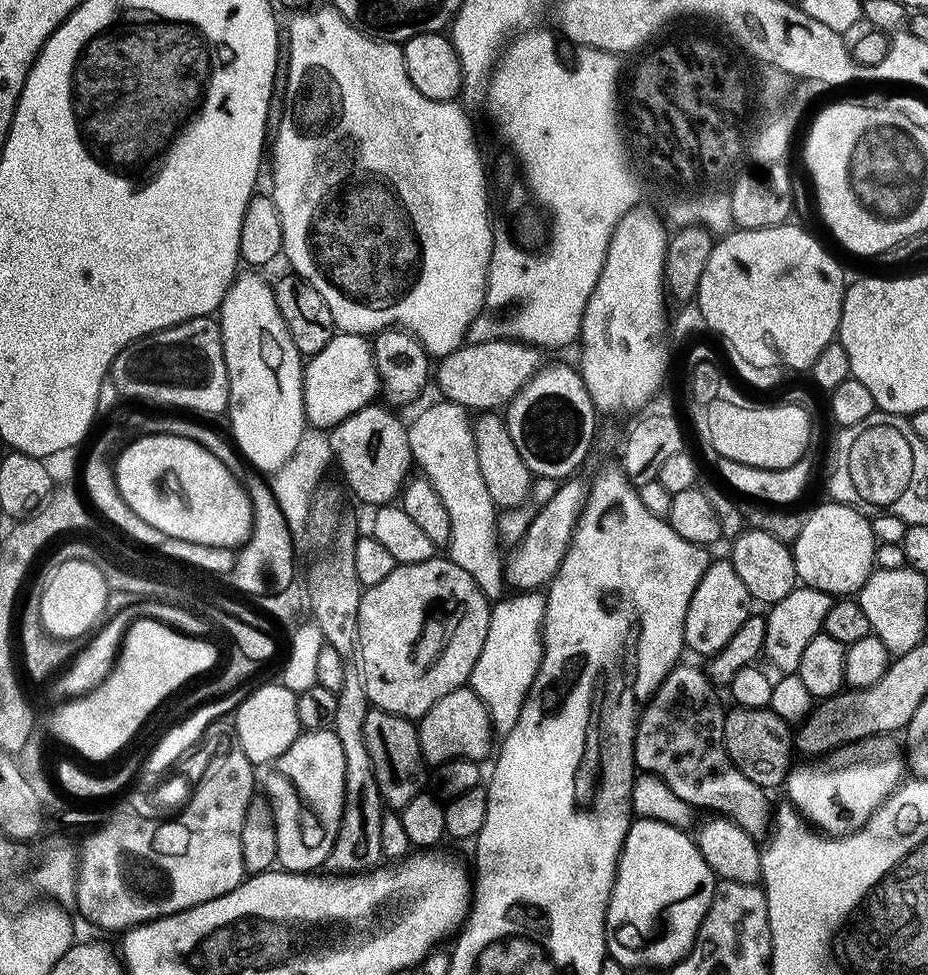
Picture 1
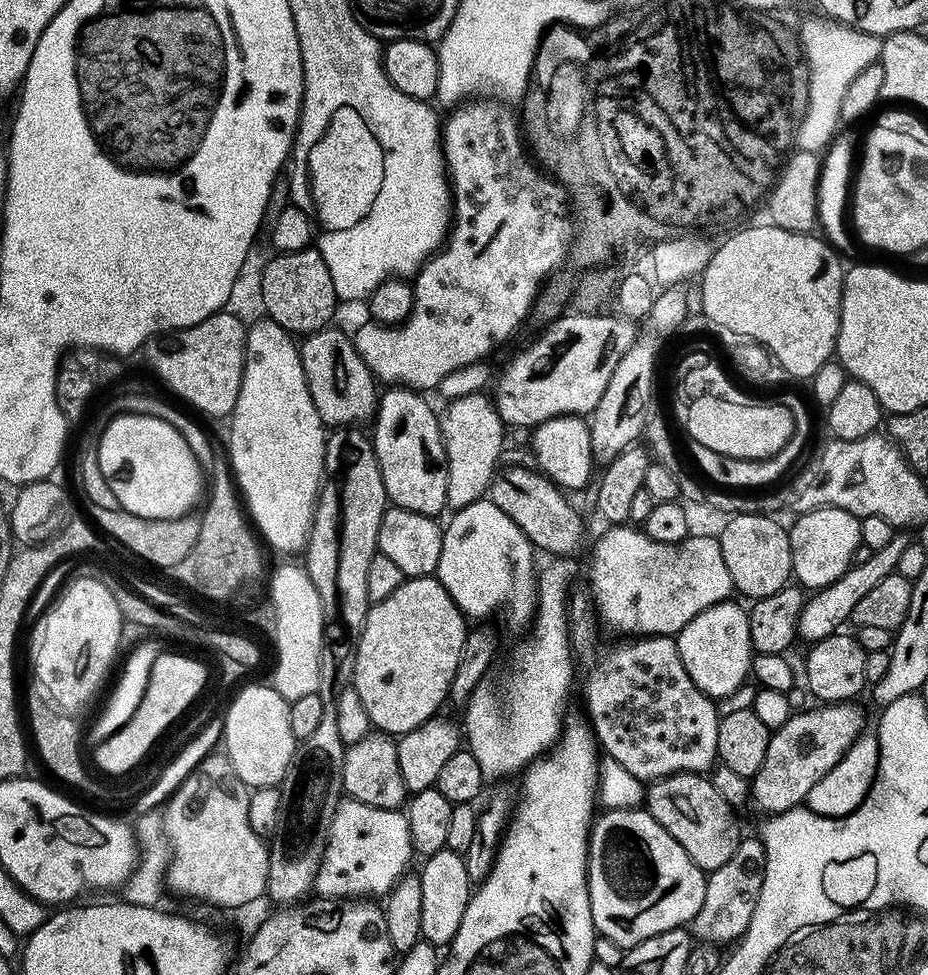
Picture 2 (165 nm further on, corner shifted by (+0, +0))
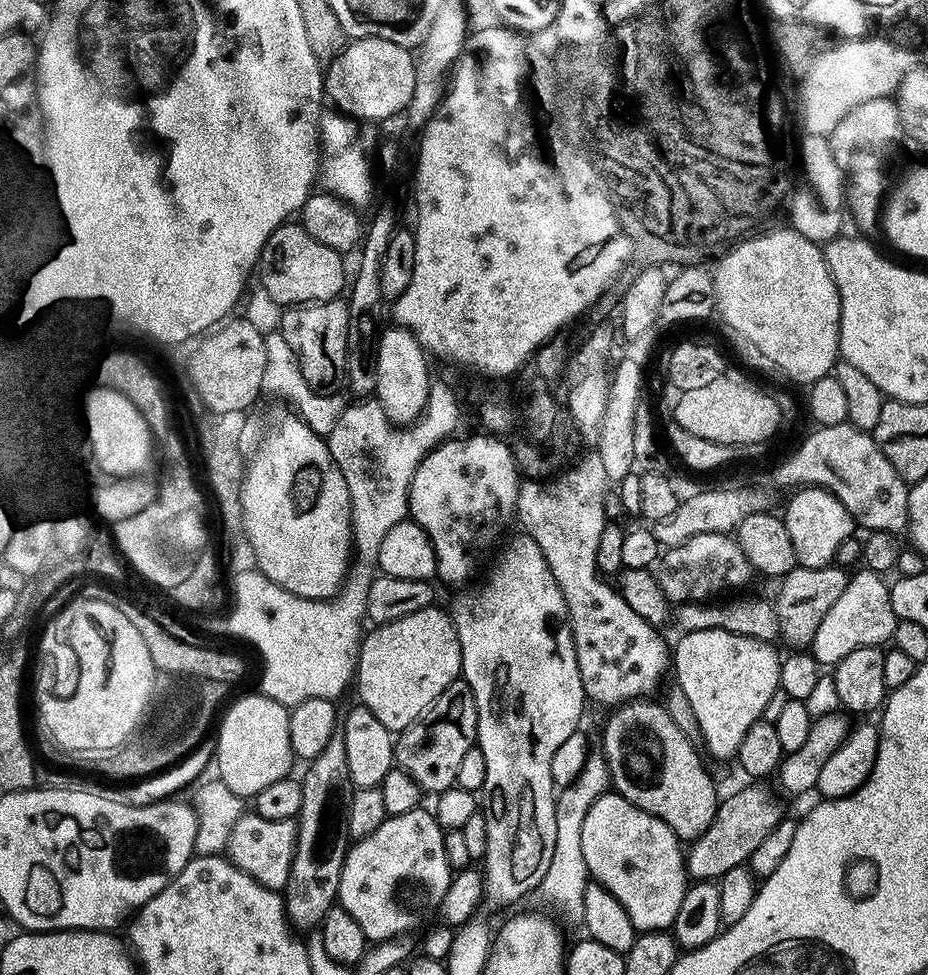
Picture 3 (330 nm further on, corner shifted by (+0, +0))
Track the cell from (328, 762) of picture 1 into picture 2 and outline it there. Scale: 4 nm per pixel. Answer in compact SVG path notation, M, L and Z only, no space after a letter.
M341 799L330 826L328 845L324 847L324 861L316 875L315 891L324 898L387 897L397 880L409 871L412 856L410 826L403 811Z

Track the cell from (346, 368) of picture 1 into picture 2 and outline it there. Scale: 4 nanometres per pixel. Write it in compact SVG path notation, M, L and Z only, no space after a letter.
M472 98L467 102L461 103L459 106L453 107L451 109L452 117L449 120L445 119L442 124L442 147L444 150L444 162L448 170L448 178L452 186L452 194L454 197L454 203L452 206L452 223L448 229L447 237L440 249L439 252L433 254L429 260L421 267L420 271L416 273L414 277L414 306L412 307L412 312L405 319L403 324L399 326L389 326L386 324L377 324L375 322L367 322L368 324L364 324L361 326L357 332L354 332L354 343L356 345L356 349L358 350L358 354L362 359L366 362L366 366L371 370L372 375L376 377L377 381L381 385L384 386L403 386L408 389L415 390L425 390L424 388L436 388L440 383L443 382L444 379L447 378L451 372L456 372L459 368L468 368L471 364L476 364L479 362L483 356L488 356L492 351L495 350L496 347L499 346L503 340L508 340L512 335L516 332L516 327L523 325L528 318L528 312L531 310L532 303L535 302L535 298L537 294L540 292L540 287L545 283L546 279L551 275L556 268L561 267L565 263L566 256L564 256L564 251L567 253L569 251L570 245L565 241L565 235L568 232L568 225L570 221L570 215L564 212L564 196L566 200L566 192L561 185L557 184L555 180L552 179L551 176L545 174L537 165L534 163L531 155L526 151L526 145L520 135L520 122L515 111L512 112L507 103L499 102L490 98Z

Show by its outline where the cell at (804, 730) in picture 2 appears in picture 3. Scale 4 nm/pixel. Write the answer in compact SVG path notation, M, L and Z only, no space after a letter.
M744 788L719 801L712 825L697 840L691 841L686 852L686 871L693 881L712 882L730 870L751 861L758 842L766 838L785 819L776 796L768 788Z

